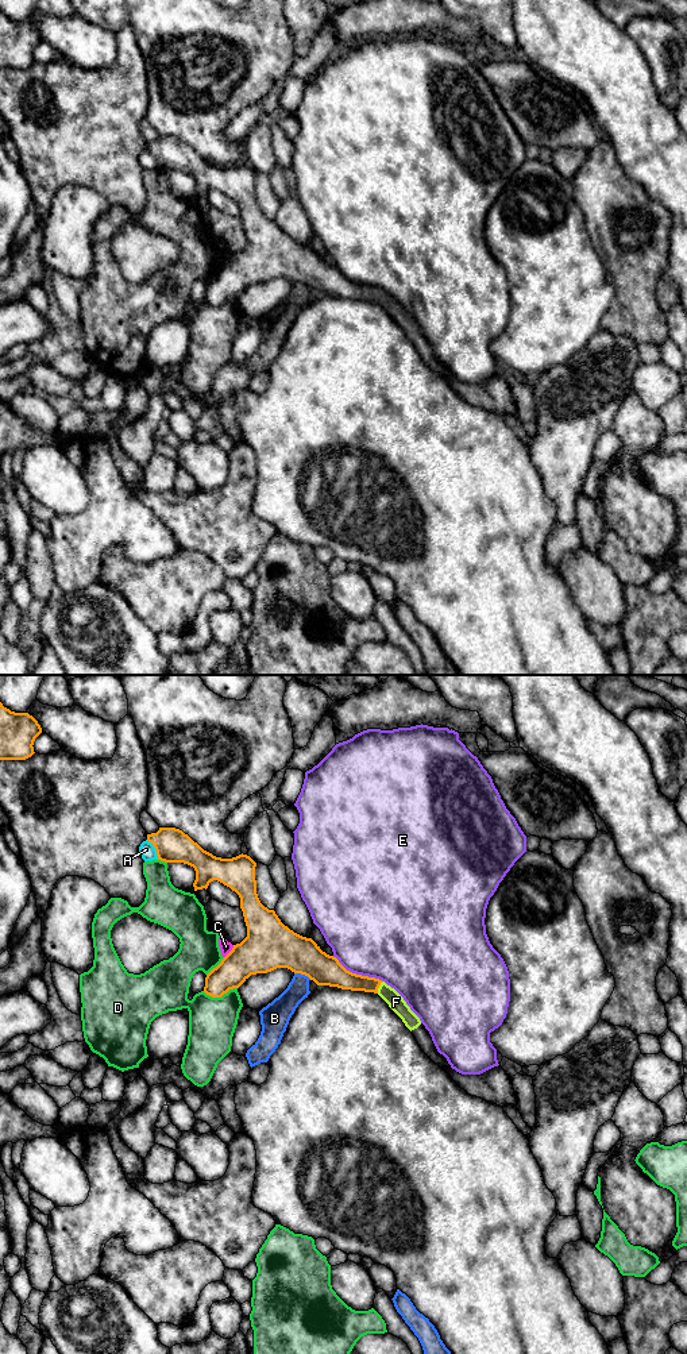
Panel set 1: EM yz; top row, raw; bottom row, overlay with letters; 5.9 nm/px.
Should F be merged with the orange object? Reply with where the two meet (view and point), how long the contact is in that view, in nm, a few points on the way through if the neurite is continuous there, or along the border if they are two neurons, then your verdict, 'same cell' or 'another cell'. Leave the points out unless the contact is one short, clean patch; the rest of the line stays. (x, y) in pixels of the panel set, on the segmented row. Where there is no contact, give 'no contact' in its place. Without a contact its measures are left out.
meets orange in yz at (378, 987); contact 80 nm long; runs through yz (338, 976), (378, 987), (396, 1002); same cell

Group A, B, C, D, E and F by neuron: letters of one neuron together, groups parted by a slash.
A / B / C / D / E / F

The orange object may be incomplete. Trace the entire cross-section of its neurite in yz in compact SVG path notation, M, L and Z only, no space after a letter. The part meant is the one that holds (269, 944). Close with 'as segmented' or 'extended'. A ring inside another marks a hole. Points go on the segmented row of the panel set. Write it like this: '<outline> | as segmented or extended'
M159 828L157 833L147 834L147 841L154 845L158 860L184 863L194 868L194 891L207 890L211 882L217 880L240 898L247 937L233 945L221 963L207 975L207 995L221 998L229 990L239 988L251 975L267 973L277 968L305 975L317 985L378 994L412 1031L421 1050L462 1089L499 1107L517 1106L512 1077L501 1065L480 1075L462 1075L452 1069L447 1058L437 1052L420 1018L394 988L379 979L347 971L312 938L294 933L281 922L274 910L265 907L256 894L256 863L250 856L242 853L232 859L216 857L175 828Z | extended

